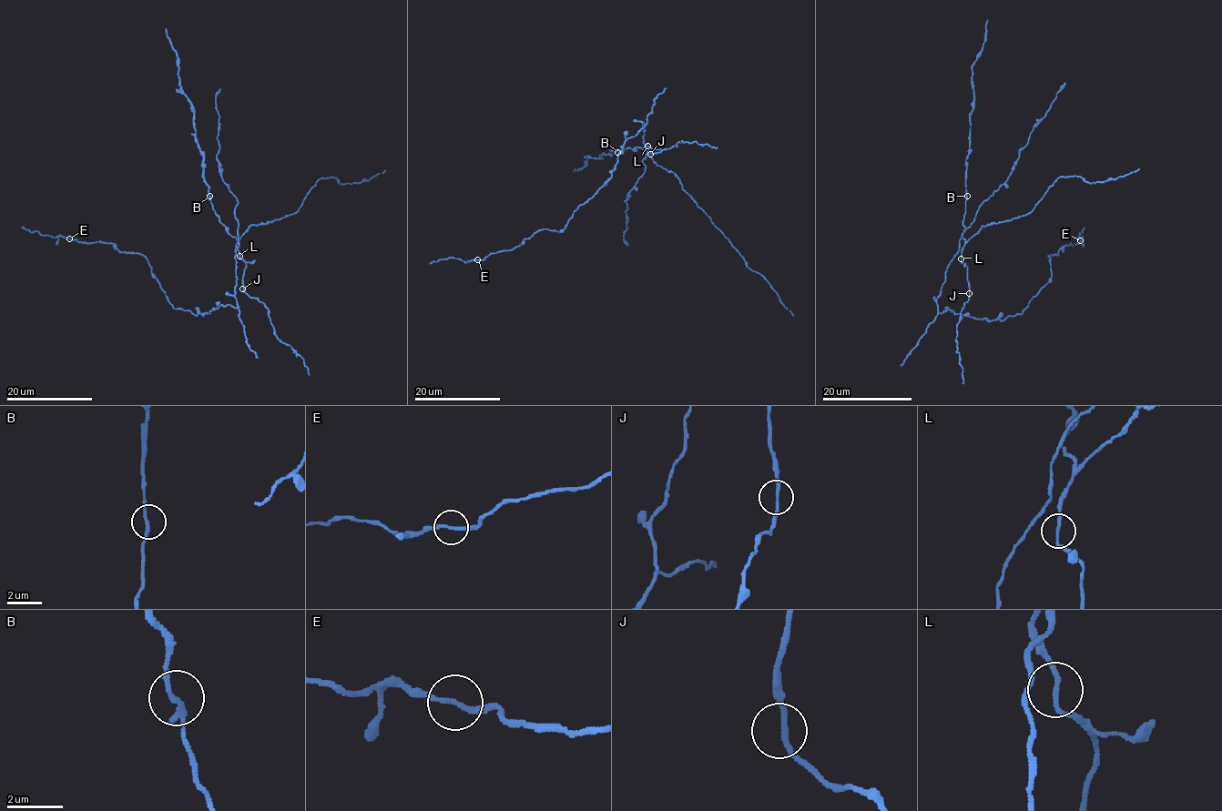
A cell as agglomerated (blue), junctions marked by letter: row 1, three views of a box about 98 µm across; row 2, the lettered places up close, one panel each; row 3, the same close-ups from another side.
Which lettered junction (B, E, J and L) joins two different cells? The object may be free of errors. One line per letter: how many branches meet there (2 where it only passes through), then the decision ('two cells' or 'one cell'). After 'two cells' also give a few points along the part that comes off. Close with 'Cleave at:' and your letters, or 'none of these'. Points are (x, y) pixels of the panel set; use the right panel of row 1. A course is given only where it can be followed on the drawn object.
B: 2 branches meet; one cell
E: 2 branches meet; two cells; foreign part runs (1080, 240), (1083, 238), (1078, 237), (1079, 232), (1084, 228)
J: 2 branches meet; one cell
L: 2 branches meet; one cell
Cleave at: E

